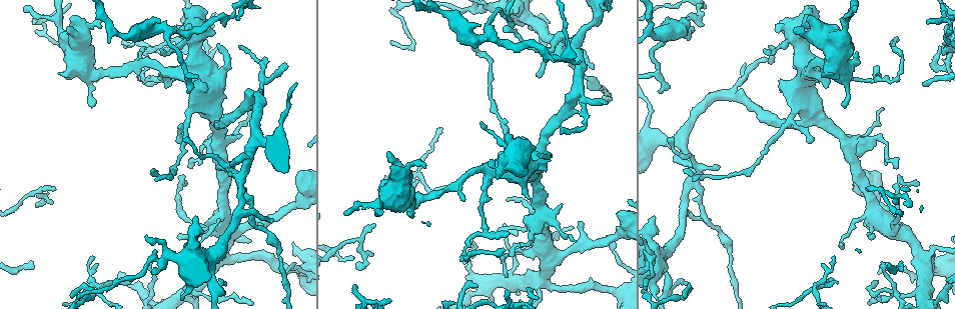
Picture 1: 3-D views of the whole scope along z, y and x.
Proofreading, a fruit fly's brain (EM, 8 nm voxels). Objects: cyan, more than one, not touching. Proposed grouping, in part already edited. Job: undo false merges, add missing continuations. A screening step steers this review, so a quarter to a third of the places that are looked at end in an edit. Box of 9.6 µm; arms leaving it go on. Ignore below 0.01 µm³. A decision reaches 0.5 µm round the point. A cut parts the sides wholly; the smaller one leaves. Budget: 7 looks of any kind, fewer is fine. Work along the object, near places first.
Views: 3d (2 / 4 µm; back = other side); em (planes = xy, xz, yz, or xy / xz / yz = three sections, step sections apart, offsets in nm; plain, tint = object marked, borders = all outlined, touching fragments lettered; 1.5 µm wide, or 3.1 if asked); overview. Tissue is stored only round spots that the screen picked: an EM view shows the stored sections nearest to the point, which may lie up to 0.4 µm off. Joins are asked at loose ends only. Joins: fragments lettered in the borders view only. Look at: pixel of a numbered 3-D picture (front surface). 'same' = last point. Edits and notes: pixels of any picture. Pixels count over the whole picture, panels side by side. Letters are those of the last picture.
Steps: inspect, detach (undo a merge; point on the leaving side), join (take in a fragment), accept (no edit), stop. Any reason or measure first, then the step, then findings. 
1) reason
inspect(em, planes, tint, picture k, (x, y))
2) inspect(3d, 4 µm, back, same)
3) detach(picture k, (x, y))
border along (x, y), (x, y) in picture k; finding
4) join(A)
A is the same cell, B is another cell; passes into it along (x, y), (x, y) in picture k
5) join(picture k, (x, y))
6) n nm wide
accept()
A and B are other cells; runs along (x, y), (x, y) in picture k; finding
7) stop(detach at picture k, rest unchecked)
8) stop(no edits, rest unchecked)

arms part here
inspect(em, planes, tint, picture 1, (789, 123))

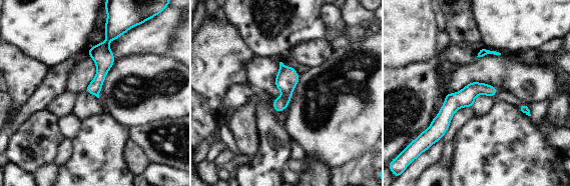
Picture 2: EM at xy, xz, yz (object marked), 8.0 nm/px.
see the neighbours
inspect(em, planes, borders, same)

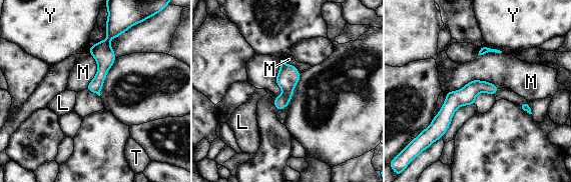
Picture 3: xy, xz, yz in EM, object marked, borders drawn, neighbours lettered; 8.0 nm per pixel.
accept()
L, M, T and Y are other cells; runs along (495, 88), (473, 88), (429, 130) in picture 3; continuous, no second neuron

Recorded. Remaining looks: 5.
free end
inspect(em, planes, tint, picture 1, (834, 74))

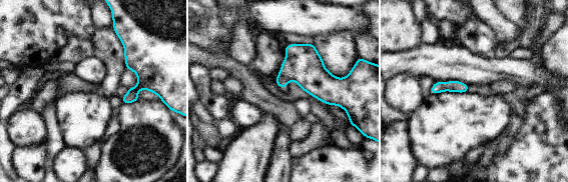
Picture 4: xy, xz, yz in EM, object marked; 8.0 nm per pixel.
what lies round it
inspect(em, planes, borders, same)

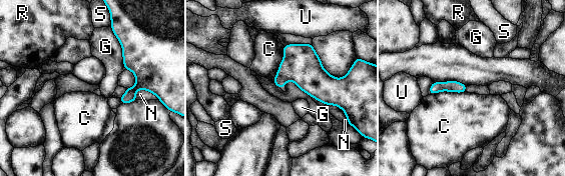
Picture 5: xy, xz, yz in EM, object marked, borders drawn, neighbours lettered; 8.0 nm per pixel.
accept()
C, G, N, R, S and U are other cells; border along (284, 46), (283, 60), (273, 82) in picture 5; no lettered fragment goes on from it

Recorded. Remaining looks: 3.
thin end
inspect(3d, 2 µm, picture 1, (375, 225))

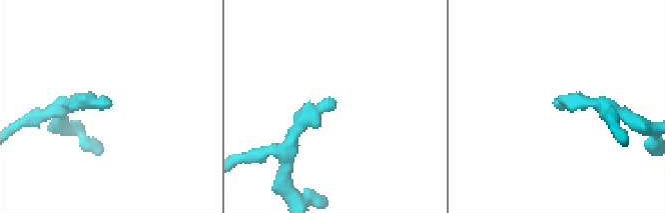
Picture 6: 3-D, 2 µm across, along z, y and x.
inspect(em, planes, plain, picture 6, (332, 98))

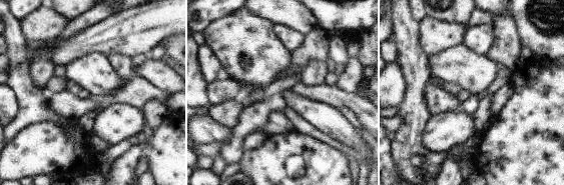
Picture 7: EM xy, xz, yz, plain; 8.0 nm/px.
inspect(em, planes, borders, same)

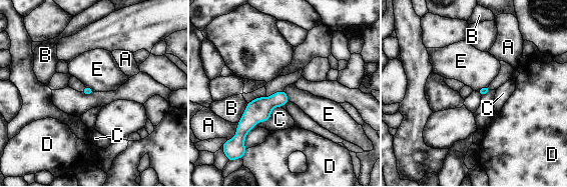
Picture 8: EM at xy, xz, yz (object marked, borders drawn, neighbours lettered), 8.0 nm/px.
accept()
A, B, C, D and E are other cells; border along (488, 85), (477, 91) in picture 8; no lettered fragment goes on from it

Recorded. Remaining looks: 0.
stop(no edits, rest unchecked)

